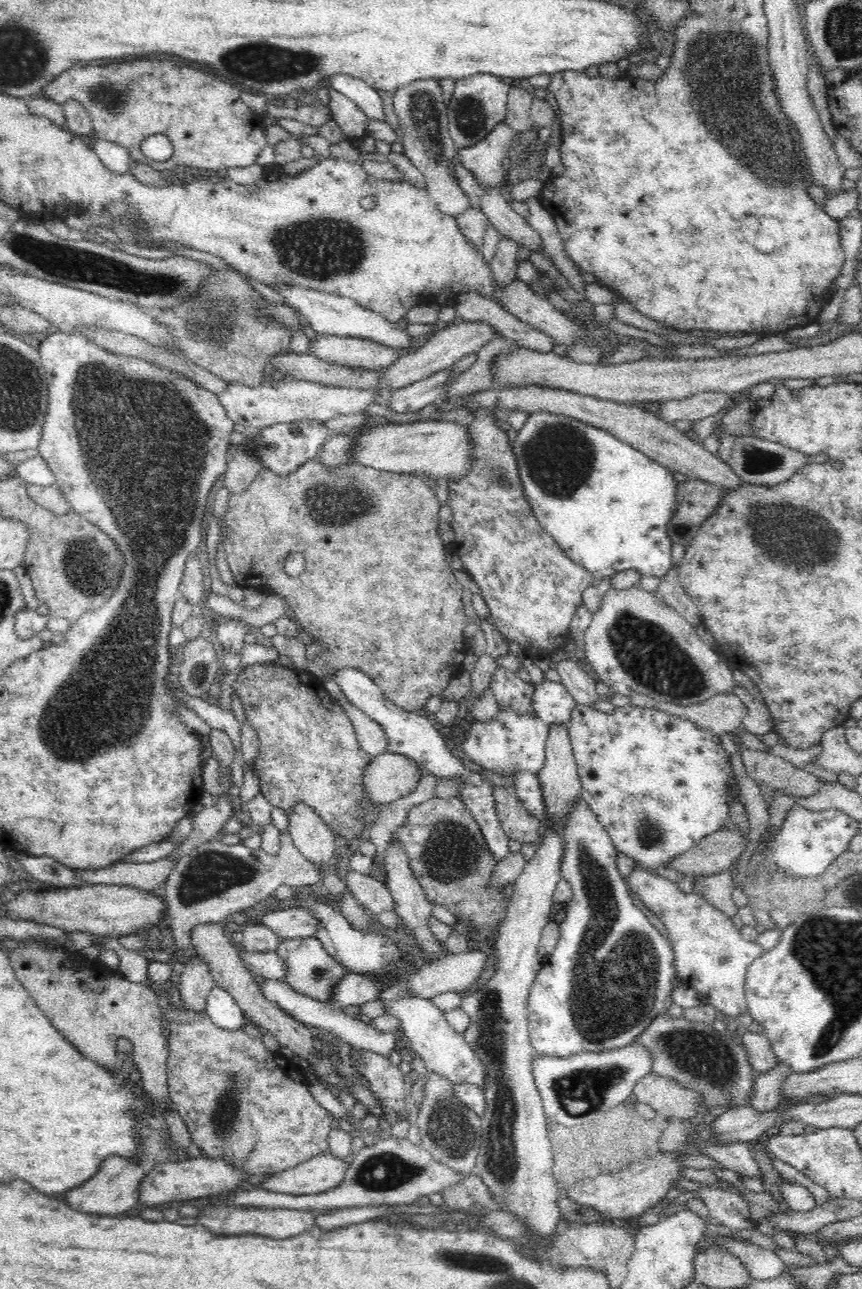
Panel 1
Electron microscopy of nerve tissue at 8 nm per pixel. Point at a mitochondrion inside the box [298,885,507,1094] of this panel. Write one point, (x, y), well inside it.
(320, 973)

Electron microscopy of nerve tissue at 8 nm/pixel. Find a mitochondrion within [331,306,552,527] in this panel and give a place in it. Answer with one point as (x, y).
(496, 477)

